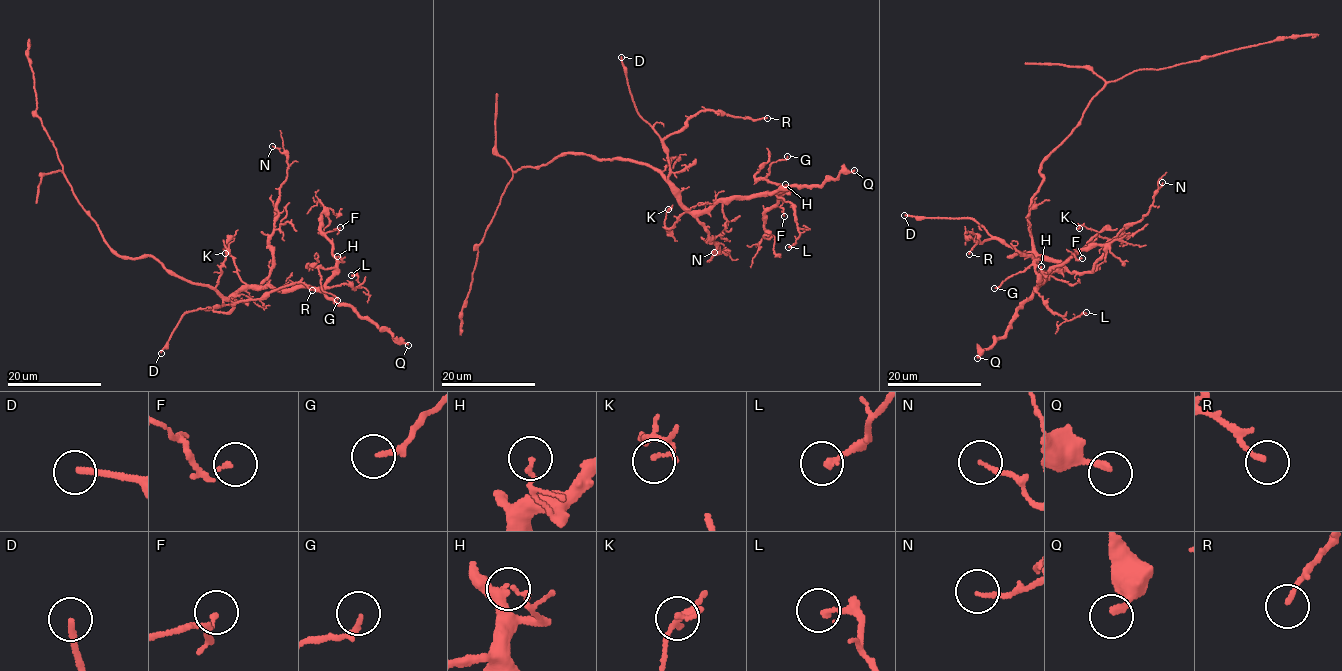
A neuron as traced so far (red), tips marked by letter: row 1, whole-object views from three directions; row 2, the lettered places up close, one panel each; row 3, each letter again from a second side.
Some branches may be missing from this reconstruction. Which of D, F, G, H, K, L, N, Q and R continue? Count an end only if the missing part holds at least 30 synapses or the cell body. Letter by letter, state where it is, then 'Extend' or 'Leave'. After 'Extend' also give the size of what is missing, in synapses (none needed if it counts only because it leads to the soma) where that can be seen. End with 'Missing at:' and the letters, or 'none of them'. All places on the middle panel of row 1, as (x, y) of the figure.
D: Place: (621, 57). Extend
F: Place: (784, 216). Leave
G: Place: (787, 156). Leave
H: Place: (785, 184). Leave
K: Place: (668, 209). Leave
L: Place: (788, 247). Leave
N: Place: (714, 252). Leave
Q: Place: (854, 170). Leave
R: Place: (767, 118). Leave
Missing at: D

